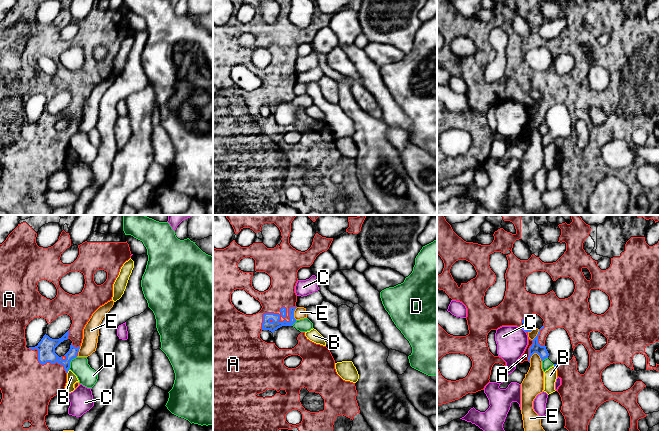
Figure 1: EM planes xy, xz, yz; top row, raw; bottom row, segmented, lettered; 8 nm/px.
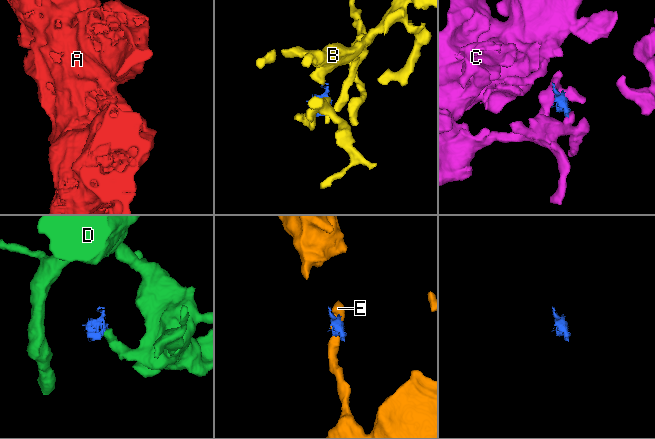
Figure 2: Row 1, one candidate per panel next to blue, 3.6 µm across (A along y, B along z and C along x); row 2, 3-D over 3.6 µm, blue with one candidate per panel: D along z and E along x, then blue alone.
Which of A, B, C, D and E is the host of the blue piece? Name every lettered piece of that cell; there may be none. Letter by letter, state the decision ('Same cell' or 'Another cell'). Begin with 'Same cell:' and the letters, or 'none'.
Same cell: A
A: Same cell
B: Another cell
C: Another cell
D: Another cell
E: Another cell

